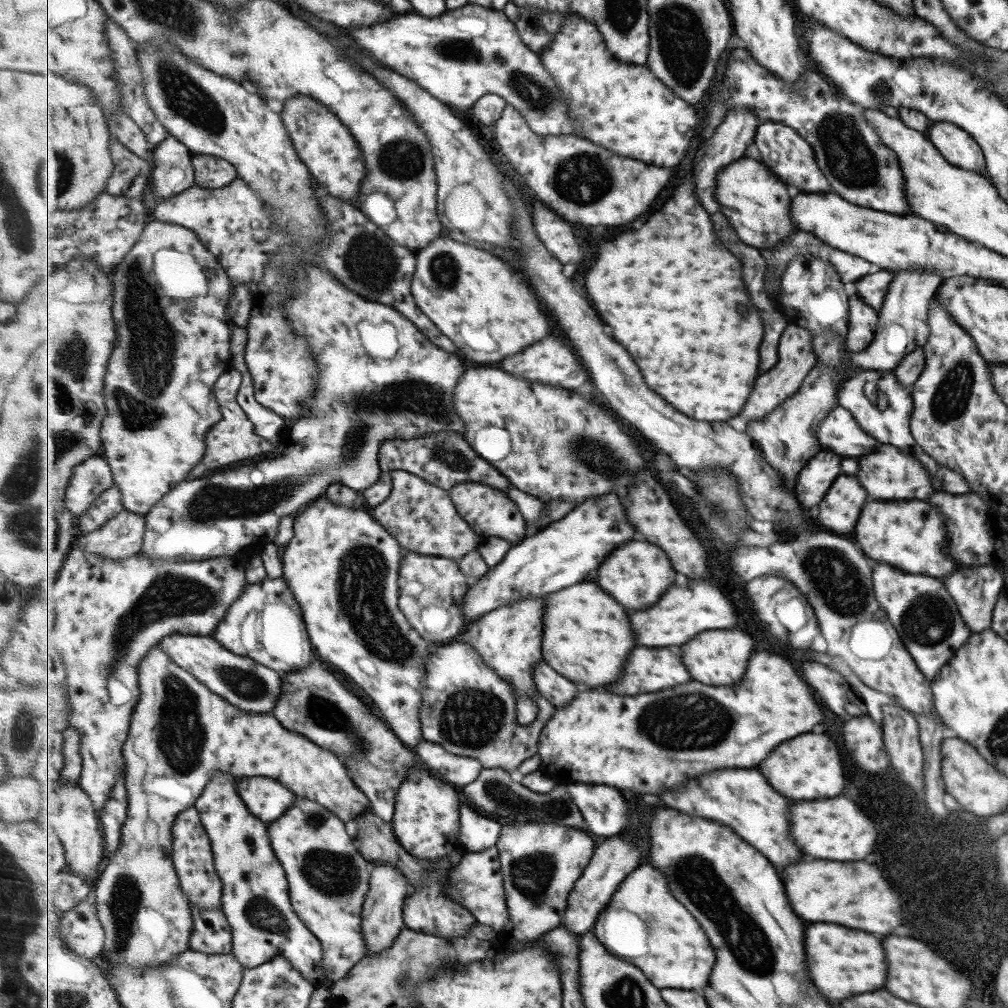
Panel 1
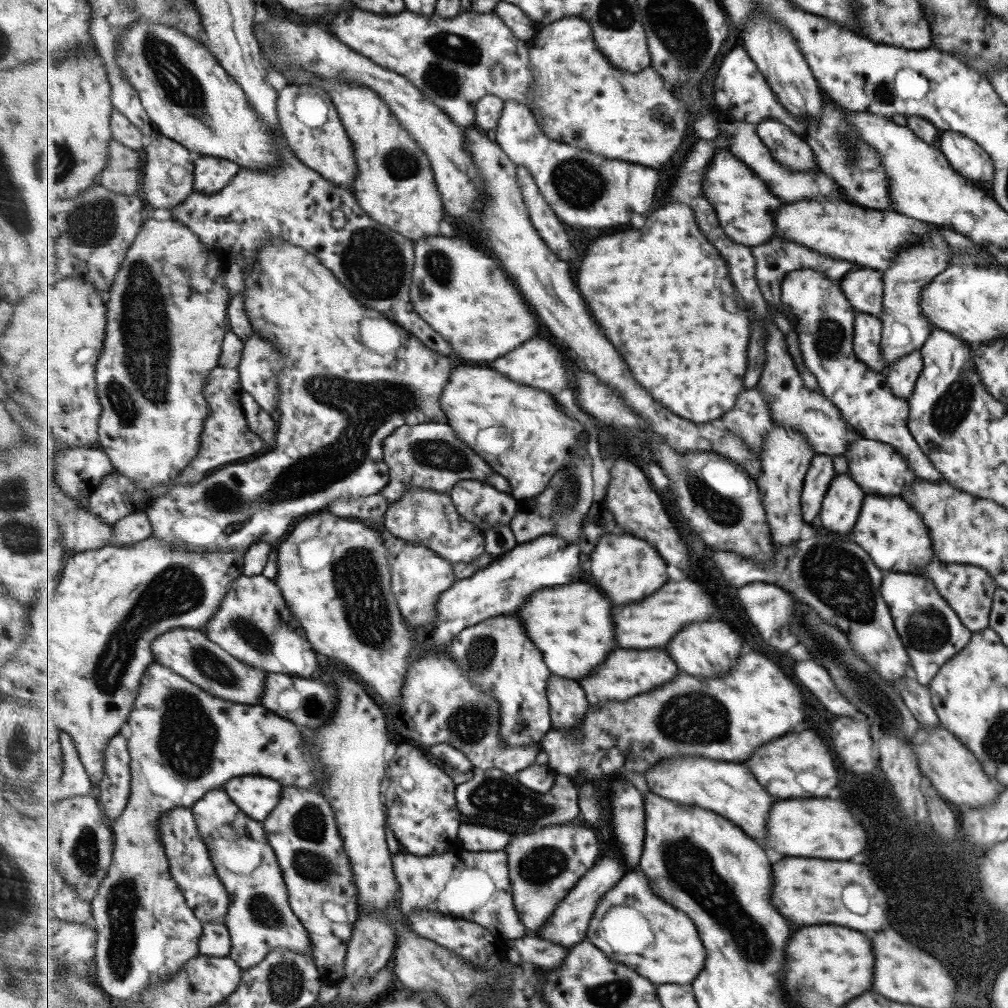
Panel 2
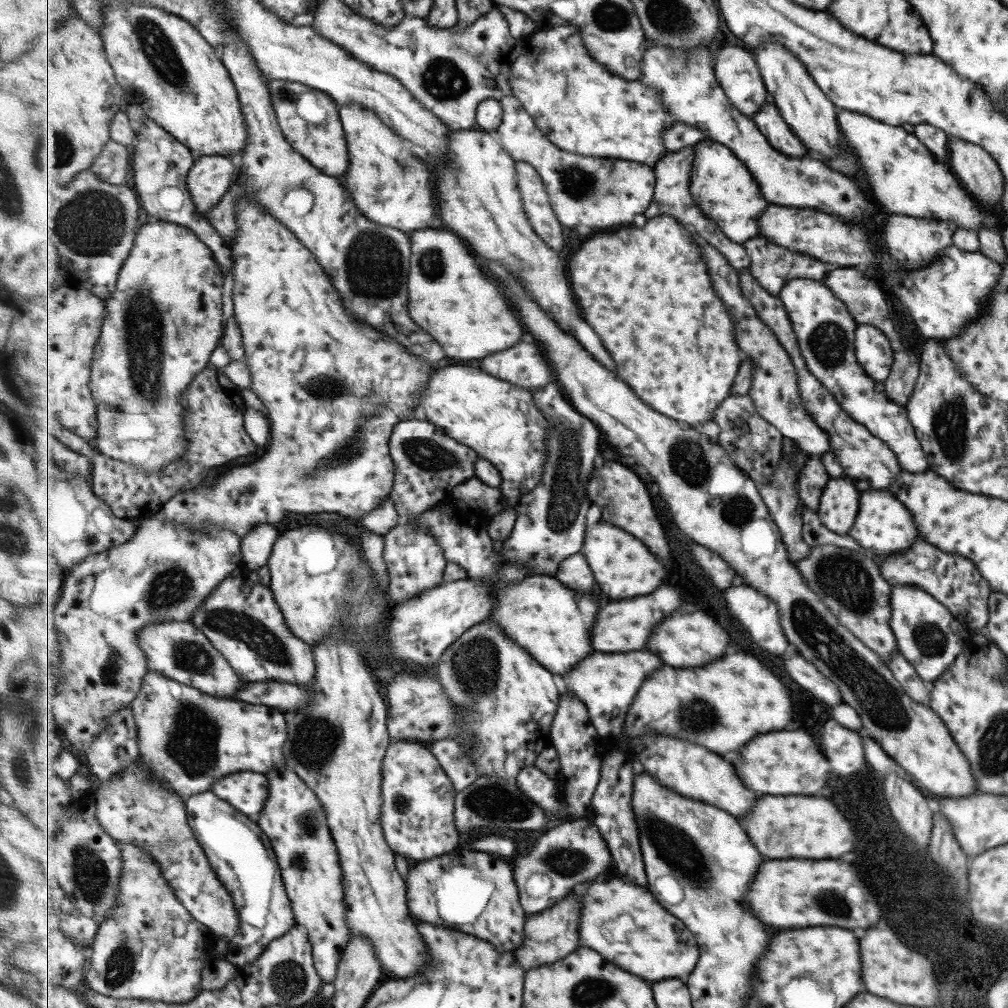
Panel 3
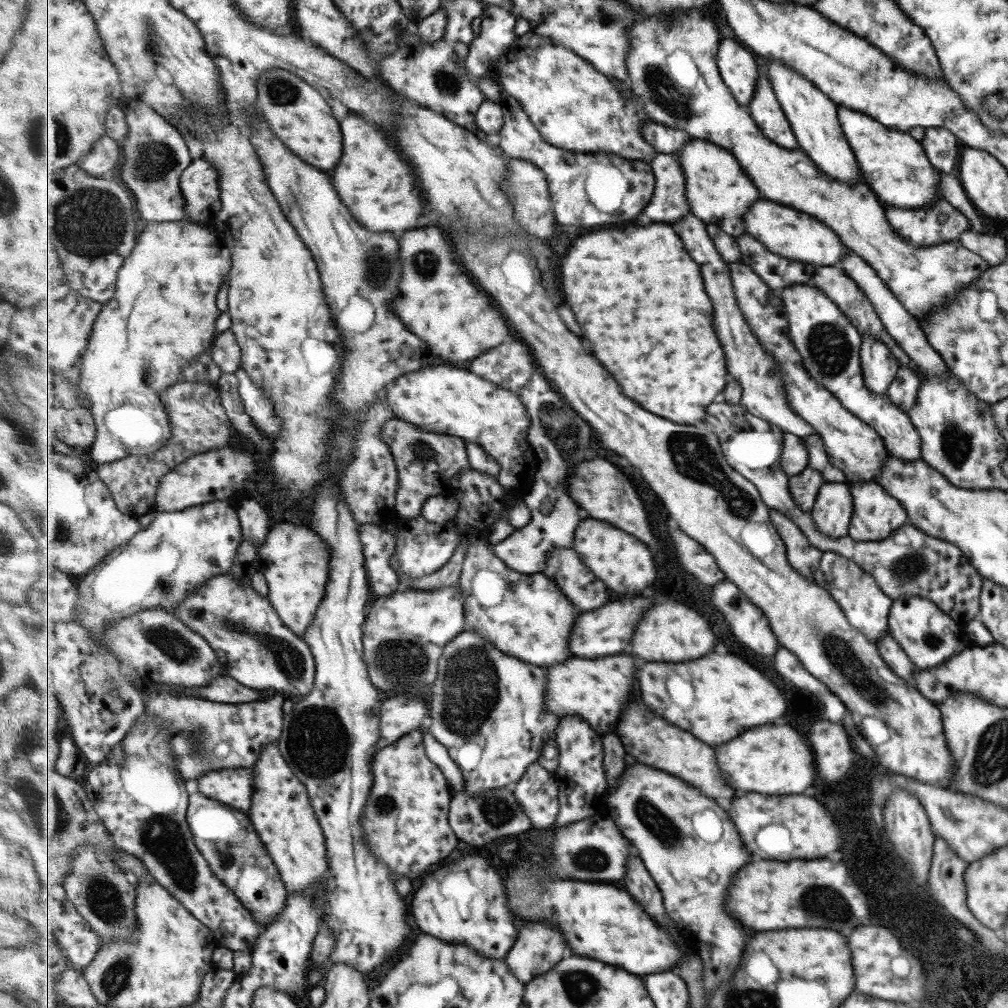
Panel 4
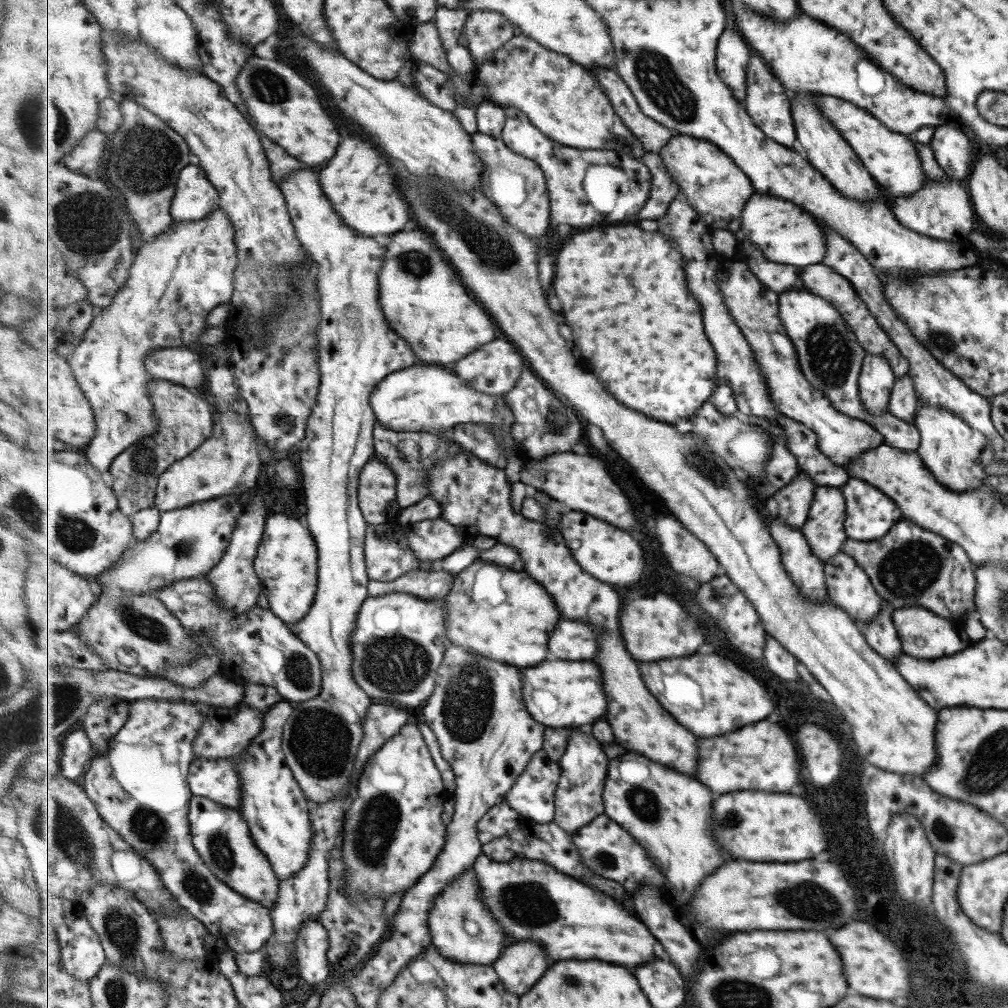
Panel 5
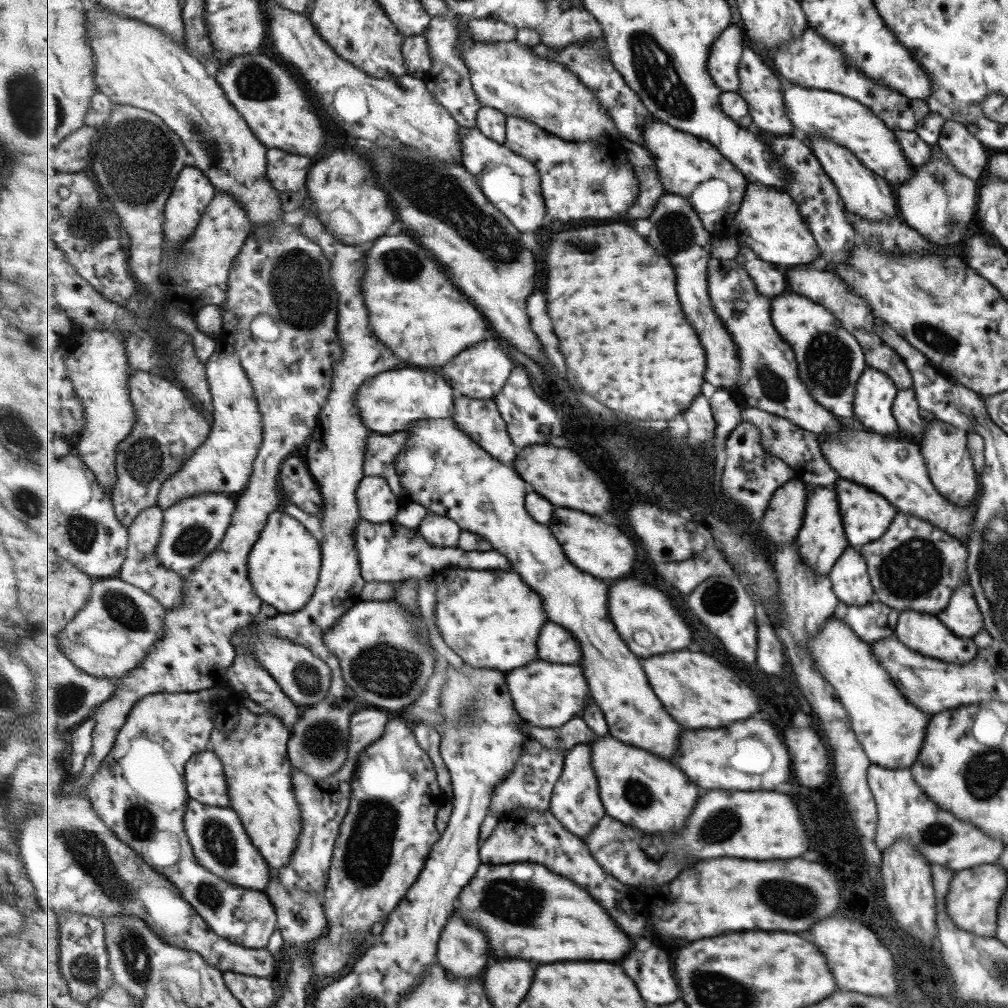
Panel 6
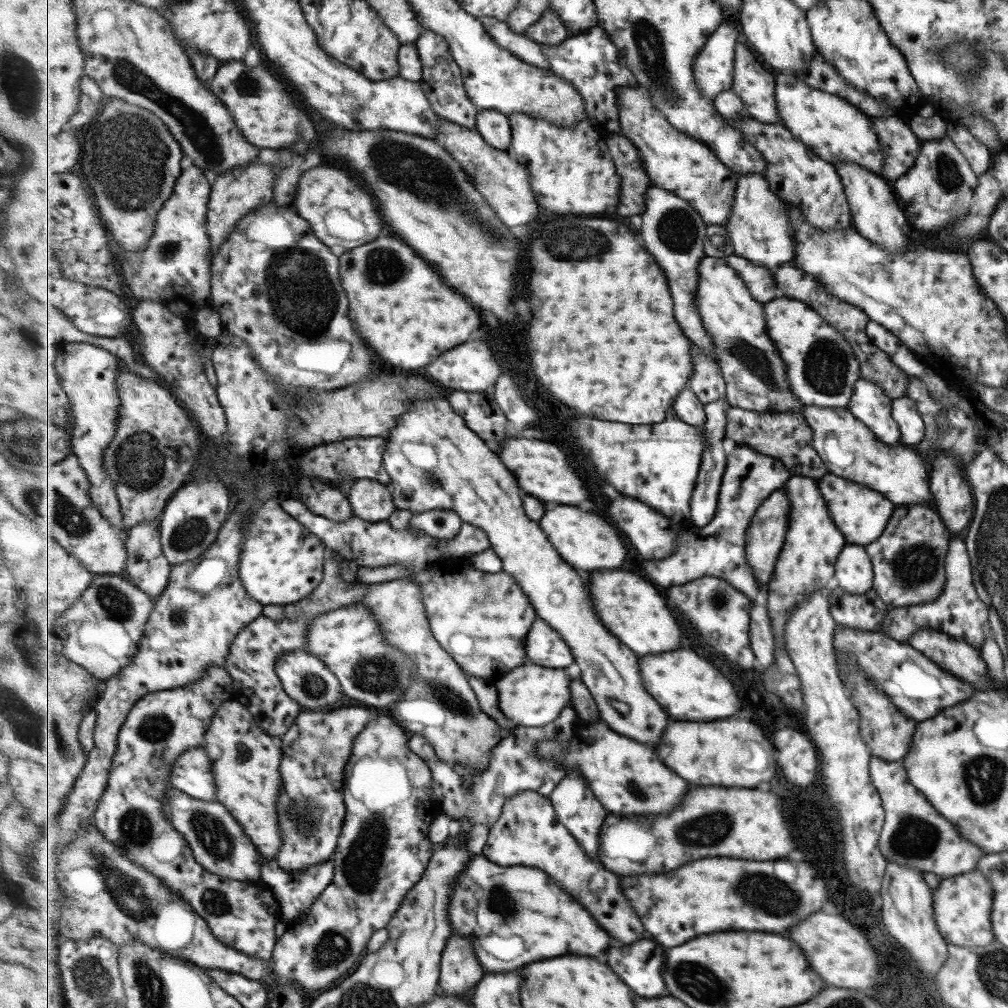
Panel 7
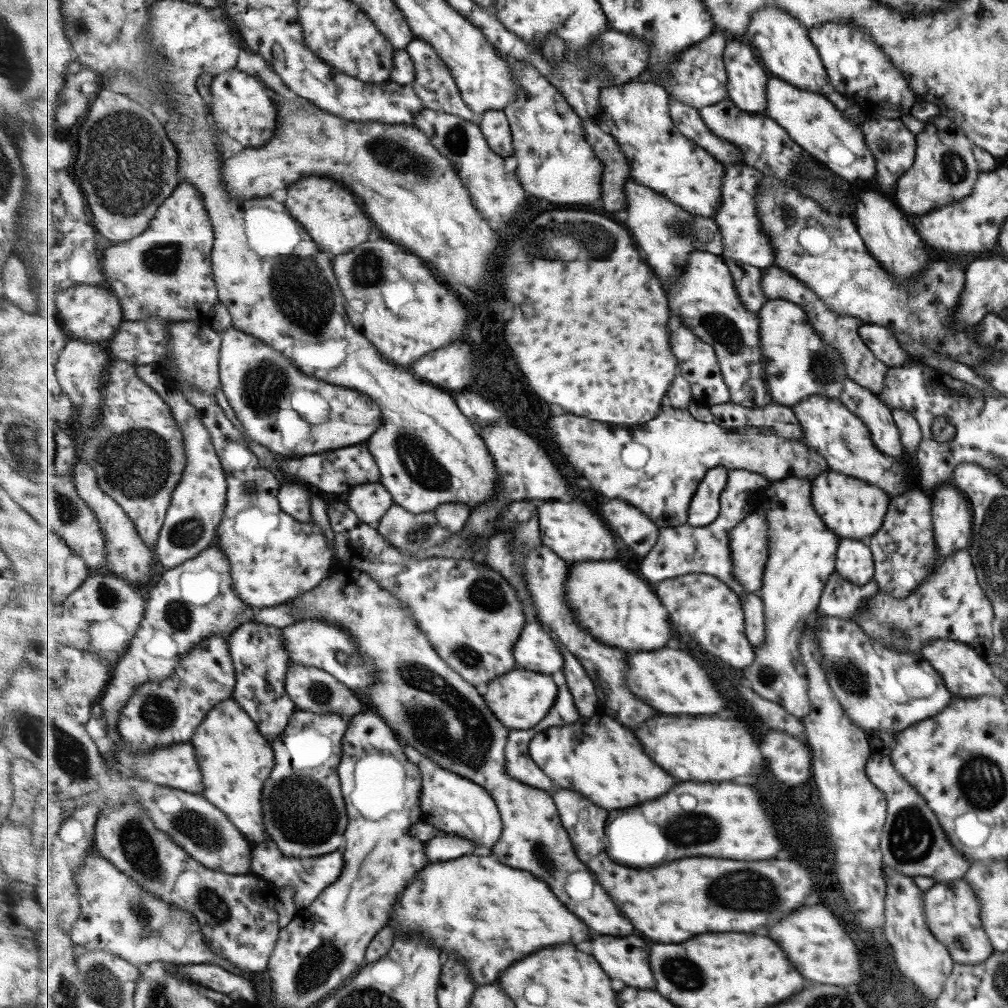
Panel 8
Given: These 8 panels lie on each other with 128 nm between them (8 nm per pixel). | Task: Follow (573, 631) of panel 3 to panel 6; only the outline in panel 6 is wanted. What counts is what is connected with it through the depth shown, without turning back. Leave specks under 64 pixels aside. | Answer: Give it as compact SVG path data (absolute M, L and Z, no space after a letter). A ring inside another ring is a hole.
M445 568L431 576L437 581L437 631L462 660L473 667L506 673L539 659L541 628L549 622L541 593L515 570Z

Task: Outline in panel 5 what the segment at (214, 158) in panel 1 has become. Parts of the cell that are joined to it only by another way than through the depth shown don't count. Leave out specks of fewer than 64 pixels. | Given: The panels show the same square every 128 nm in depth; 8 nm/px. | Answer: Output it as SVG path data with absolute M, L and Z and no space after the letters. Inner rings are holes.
M190 165L181 171L172 204L174 221L186 225L203 220L219 210L220 205L220 191L213 185L203 167Z

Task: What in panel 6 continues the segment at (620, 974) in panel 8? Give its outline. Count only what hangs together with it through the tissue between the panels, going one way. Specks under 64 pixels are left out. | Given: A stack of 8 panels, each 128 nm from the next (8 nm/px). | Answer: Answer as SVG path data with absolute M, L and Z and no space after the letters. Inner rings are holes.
M651 948L647 952L633 950L633 958L625 958L623 966L625 966L625 970L629 970L629 974L633 974L633 980L637 982L637 986L641 986L641 994L646 1001L649 1000L647 1002L649 1006L651 1002L654 1005L667 1005L681 999L681 990L675 980L675 970L673 970L671 958L661 948Z

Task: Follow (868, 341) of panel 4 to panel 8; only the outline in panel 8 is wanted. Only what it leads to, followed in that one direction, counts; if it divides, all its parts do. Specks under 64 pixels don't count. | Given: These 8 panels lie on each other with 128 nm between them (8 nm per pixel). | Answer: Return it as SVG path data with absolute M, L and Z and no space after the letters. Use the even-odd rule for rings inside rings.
M846 378L839 400L868 428L871 443L877 450L890 457L904 457L905 450L899 442L899 430L889 408L867 387Z

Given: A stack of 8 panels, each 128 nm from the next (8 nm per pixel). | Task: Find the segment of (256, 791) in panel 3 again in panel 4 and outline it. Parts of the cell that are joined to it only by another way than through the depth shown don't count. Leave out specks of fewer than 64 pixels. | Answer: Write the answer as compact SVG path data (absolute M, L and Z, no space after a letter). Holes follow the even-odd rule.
M225 768L207 772L197 780L198 792L248 813L253 806L253 769Z

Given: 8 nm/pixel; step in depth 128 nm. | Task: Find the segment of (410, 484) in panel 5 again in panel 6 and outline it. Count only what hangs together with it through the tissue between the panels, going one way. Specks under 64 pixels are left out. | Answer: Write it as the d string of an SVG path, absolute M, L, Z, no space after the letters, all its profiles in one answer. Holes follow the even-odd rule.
M405 431L383 435L374 432L367 440L367 454L365 454L365 476L381 475L392 486L393 493L402 496L401 477L397 474L397 458L407 451L406 439L410 434Z

